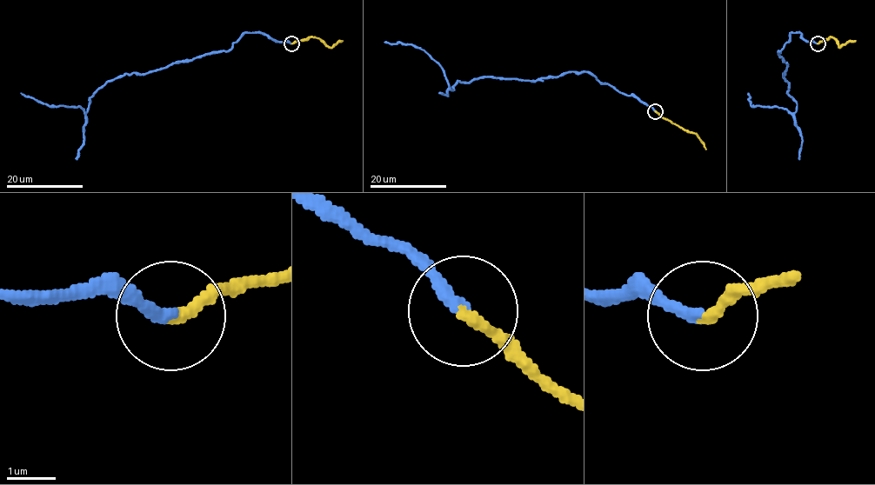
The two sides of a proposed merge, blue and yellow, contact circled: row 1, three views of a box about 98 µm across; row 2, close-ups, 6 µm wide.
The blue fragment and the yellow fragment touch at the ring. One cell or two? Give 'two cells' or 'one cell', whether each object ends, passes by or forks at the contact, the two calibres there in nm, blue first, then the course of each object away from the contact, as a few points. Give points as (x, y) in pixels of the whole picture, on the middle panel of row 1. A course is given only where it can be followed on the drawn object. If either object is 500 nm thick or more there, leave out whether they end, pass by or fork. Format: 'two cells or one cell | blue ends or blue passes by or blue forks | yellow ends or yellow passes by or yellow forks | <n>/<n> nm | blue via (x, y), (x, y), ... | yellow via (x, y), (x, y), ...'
one cell | blue ends | yellow ends | 260/240 nm | blue via (656, 111), (582, 71), (537, 80), (479, 77), (458, 81), (452, 90), (443, 69), (424, 50), (384, 42) | yellow via (656, 111), (695, 133), (706, 149)

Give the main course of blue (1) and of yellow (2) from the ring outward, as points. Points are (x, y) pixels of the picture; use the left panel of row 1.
1: (292, 43), (244, 32), (226, 50), (108, 80), (90, 98), (86, 112), (79, 107), (46, 105), (20, 92)
2: (292, 43), (316, 37), (331, 47), (343, 40)

